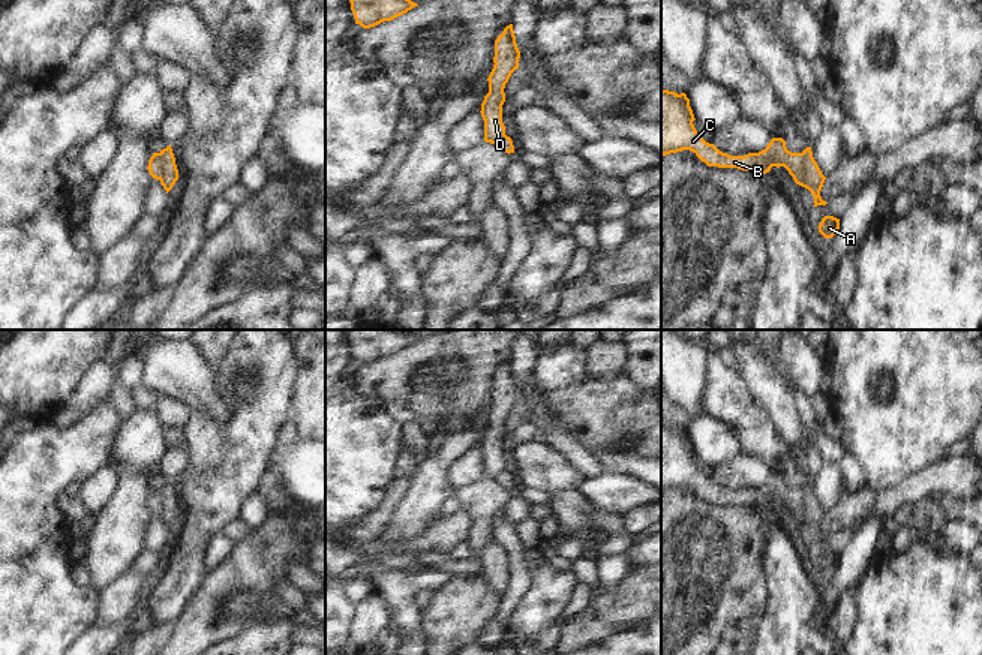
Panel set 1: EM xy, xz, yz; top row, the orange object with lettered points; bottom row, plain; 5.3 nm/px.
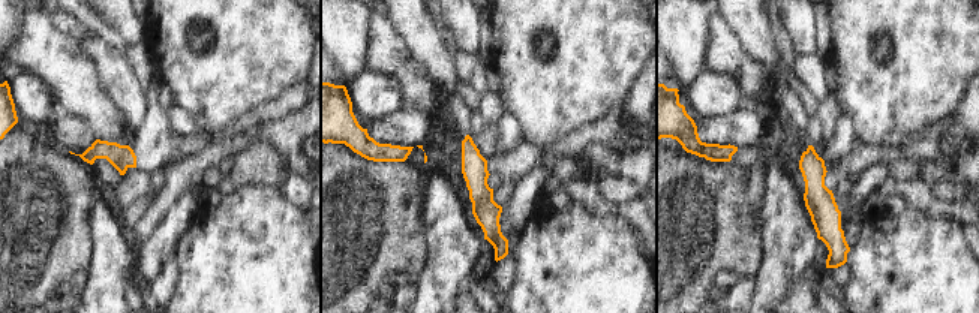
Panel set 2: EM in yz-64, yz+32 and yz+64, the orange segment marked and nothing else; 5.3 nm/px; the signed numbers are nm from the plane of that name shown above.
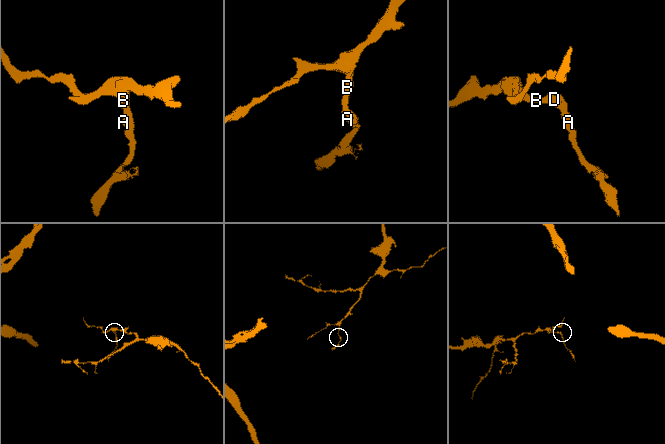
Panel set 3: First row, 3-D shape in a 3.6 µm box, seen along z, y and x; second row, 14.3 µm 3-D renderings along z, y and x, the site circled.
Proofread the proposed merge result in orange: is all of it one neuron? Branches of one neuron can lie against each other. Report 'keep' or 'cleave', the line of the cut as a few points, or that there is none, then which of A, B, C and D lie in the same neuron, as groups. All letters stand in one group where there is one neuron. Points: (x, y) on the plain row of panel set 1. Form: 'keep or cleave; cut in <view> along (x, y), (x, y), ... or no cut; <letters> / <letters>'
cleave; cut in yz along (801, 489), (802, 520); A / B C D

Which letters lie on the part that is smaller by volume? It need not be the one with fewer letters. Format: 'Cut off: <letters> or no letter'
Cut off: A

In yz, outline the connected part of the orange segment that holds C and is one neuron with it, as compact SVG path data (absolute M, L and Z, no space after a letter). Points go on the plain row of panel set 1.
M661 426L661 490L693 487L708 502L738 504L766 510L772 502L784 502L795 519L804 520L804 492L792 489L783 474L772 474L768 483L759 489L730 492L706 478L696 466L694 450L685 429Z

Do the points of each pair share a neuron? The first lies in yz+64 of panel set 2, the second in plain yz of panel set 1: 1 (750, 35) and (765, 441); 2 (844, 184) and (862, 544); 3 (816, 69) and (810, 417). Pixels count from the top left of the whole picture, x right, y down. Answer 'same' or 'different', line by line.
1: different
2: different
3: same

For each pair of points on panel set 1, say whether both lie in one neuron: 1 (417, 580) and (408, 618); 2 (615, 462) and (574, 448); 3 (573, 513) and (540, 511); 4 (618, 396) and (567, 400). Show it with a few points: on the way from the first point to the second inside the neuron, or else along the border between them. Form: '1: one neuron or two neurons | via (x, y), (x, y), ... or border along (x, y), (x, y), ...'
1: one neuron | via (408, 589), (407, 609)
2: two neurons | border along (586, 450), (606, 469)
3: two neurons | border along (549, 504), (553, 513)
4: one neuron | via (606, 400), (579, 400)

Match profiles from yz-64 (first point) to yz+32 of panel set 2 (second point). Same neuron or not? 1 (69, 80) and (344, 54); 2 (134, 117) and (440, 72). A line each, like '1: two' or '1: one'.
1: two
2: one

